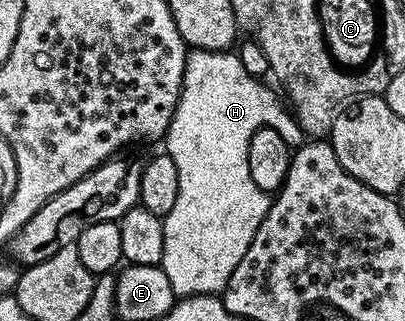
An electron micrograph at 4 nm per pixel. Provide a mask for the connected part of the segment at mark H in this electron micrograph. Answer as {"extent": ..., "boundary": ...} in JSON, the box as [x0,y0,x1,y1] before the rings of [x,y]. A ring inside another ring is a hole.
{"extent":[159,49,302,296],"boundary":[[[193,49],[185,56],[185,76],[181,86],[179,105],[175,109],[175,117],[171,121],[169,130],[163,139],[163,143],[169,146],[166,148],[171,161],[175,161],[175,165],[179,169],[179,198],[175,200],[171,213],[163,216],[163,257],[159,264],[163,269],[163,273],[167,273],[167,281],[171,281],[171,289],[174,296],[217,295],[224,292],[231,273],[235,273],[235,265],[239,265],[243,253],[247,253],[247,245],[251,245],[251,241],[255,237],[263,217],[269,211],[270,196],[263,189],[259,189],[259,185],[255,185],[255,181],[251,181],[251,169],[247,165],[247,153],[249,152],[251,137],[254,133],[261,127],[270,127],[286,137],[300,136],[302,134],[301,126],[297,124],[292,110],[282,102],[278,92],[276,90],[273,92],[271,88],[264,87],[261,83],[264,82],[258,76],[247,73],[247,69],[243,69],[240,54],[230,53],[229,51],[199,51]]]}

